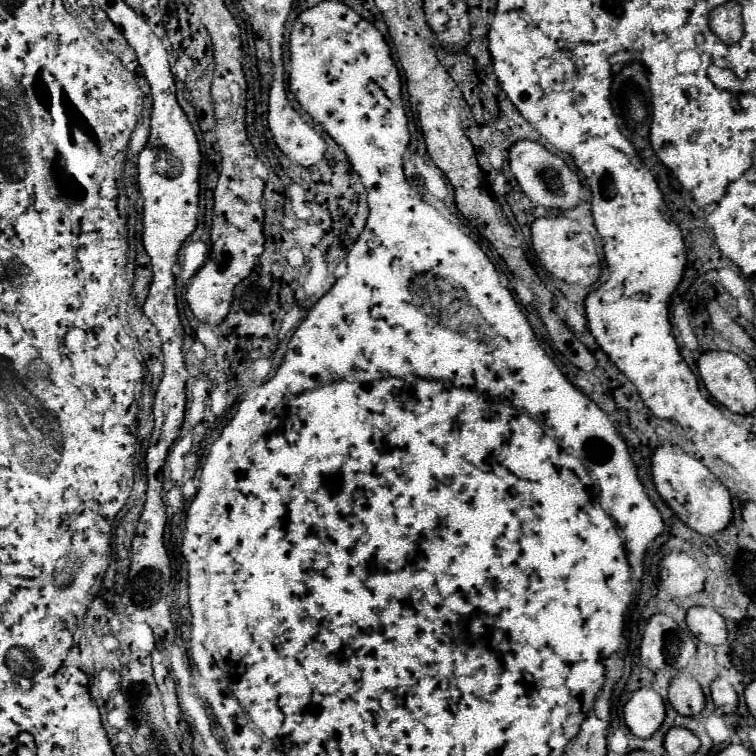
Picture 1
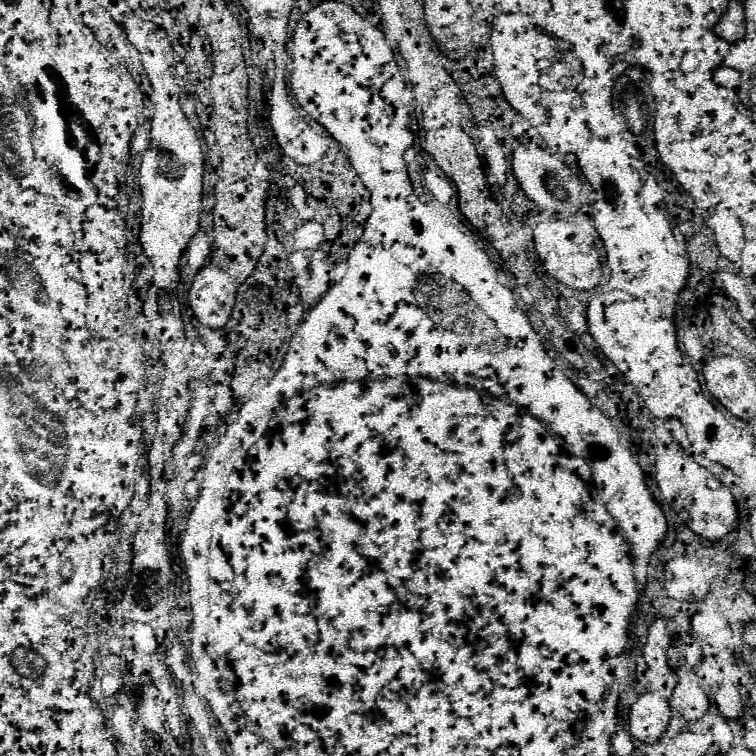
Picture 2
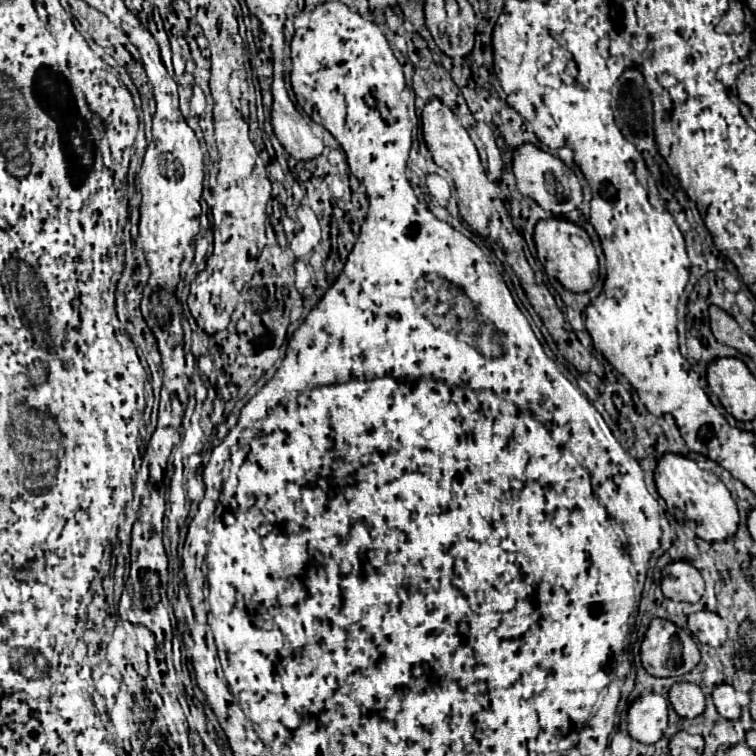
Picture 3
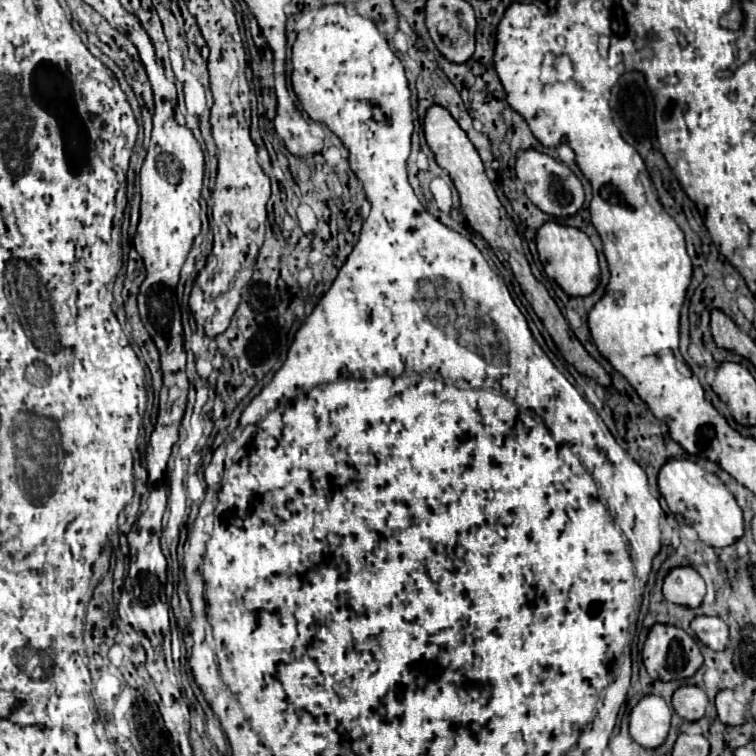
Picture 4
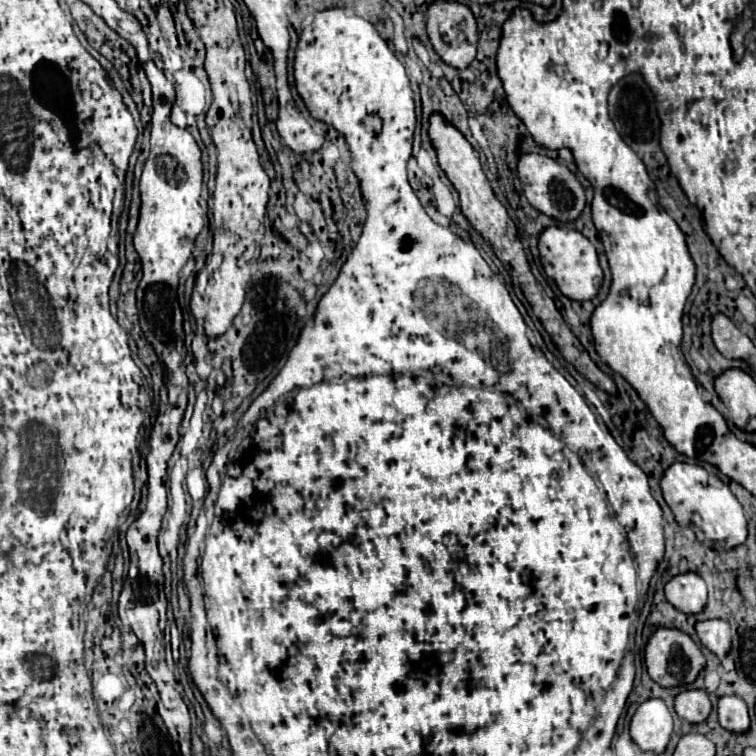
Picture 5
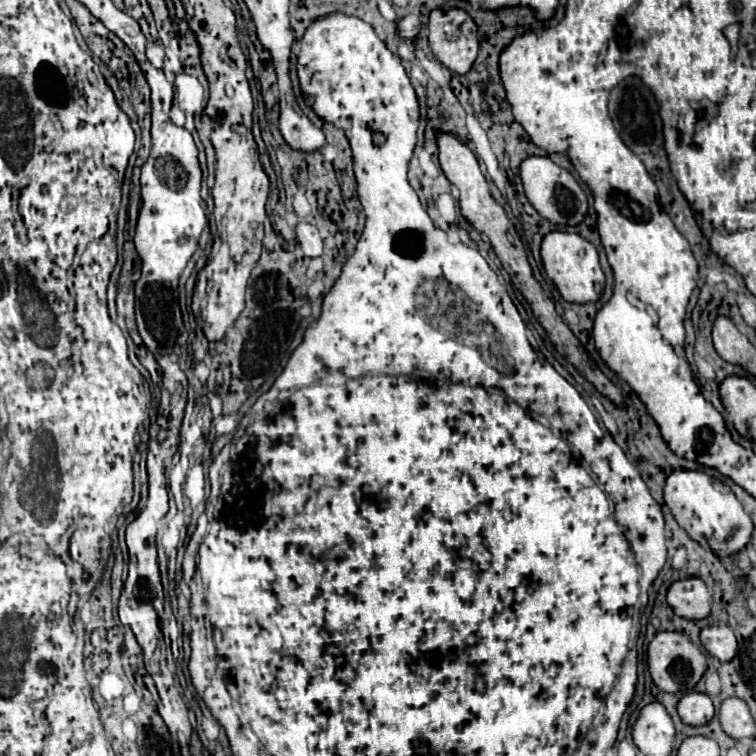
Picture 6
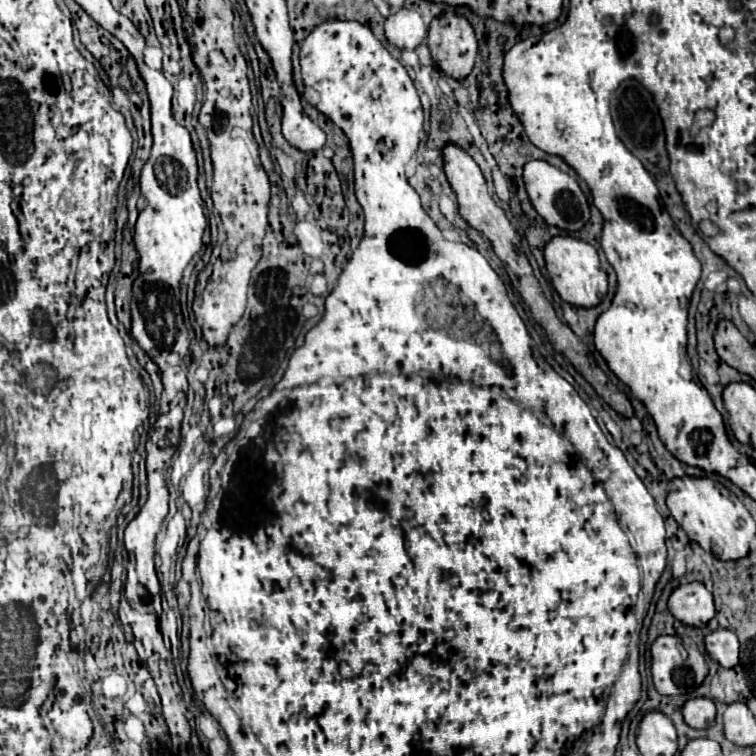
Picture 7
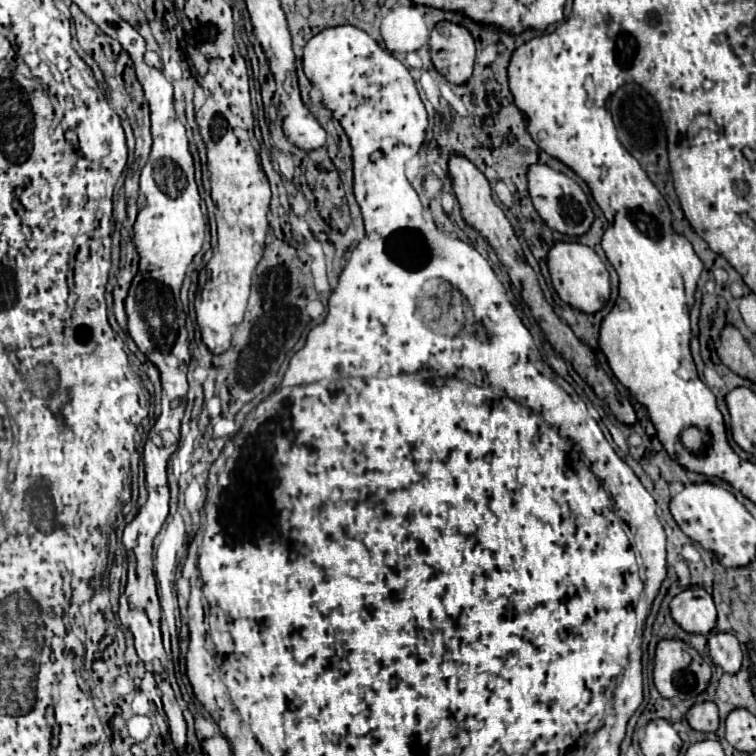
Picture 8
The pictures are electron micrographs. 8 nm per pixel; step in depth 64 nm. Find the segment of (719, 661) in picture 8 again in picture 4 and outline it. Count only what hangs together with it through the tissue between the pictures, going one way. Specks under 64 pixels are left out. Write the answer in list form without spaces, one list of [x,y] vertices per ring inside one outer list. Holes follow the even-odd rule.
[[[698,616],[692,622],[692,630],[696,632],[698,640],[712,648],[712,650],[724,650],[728,642],[728,624],[722,618],[716,616]]]

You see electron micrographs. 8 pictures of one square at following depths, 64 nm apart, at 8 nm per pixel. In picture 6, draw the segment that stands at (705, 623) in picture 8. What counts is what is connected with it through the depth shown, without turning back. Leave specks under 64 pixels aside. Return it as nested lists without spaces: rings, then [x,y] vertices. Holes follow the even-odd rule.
[[[700,578],[678,580],[668,588],[668,606],[680,618],[702,620],[710,614],[712,596]]]

